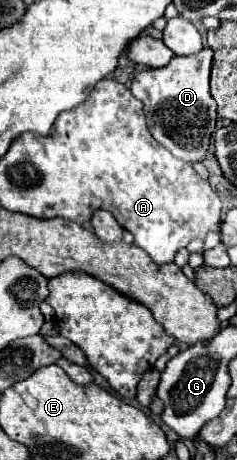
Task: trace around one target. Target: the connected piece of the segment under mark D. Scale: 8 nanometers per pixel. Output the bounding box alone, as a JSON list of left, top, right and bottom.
[131,48,217,164]

